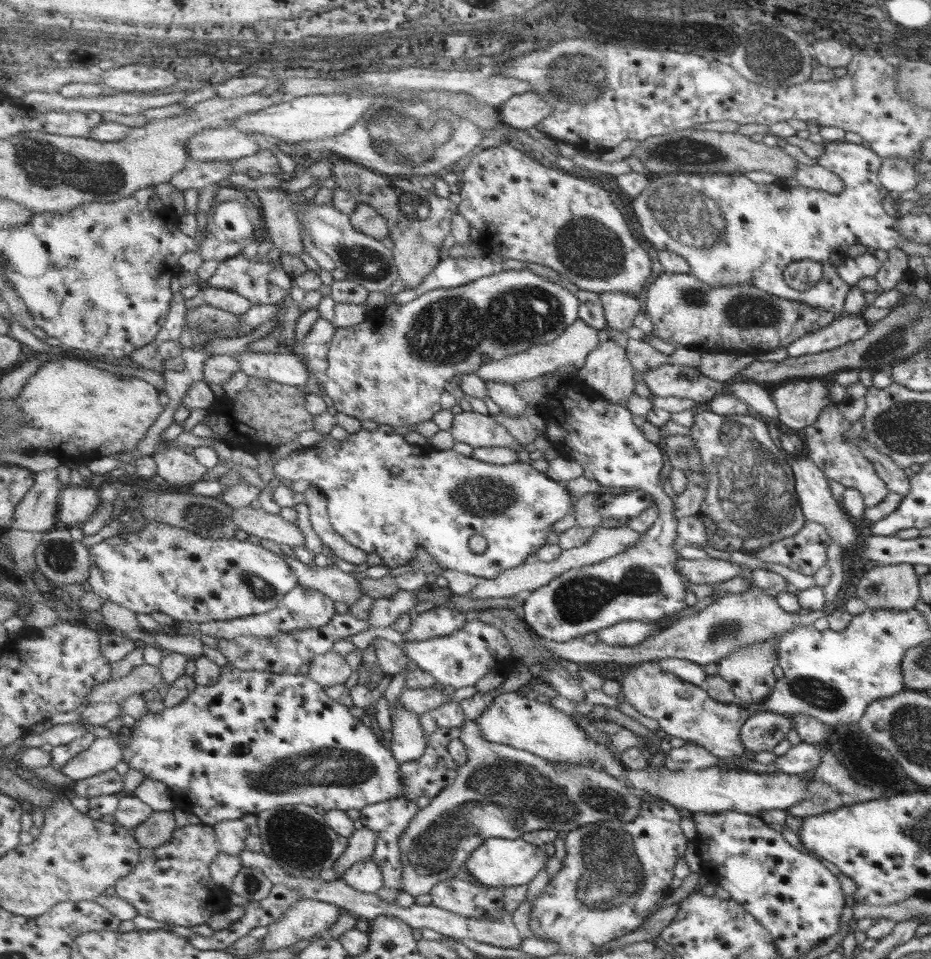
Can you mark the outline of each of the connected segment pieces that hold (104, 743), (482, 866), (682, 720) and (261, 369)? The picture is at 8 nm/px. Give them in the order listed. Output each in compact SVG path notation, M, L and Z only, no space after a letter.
M116 736L97 738L91 749L86 750L84 753L80 754L79 757L74 758L70 764L63 768L63 772L78 782L112 771L118 766L119 762L124 762L123 748L124 745L119 742Z
M488 838L480 850L472 854L468 870L480 883L488 887L513 888L530 884L540 872L548 870L552 856L537 844L526 839Z
M659 661L644 662L631 668L628 665L621 685L626 701L645 717L657 720L670 737L683 738L687 743L695 742L718 759L740 757L746 751L740 733L750 716L743 704L713 699L702 686L666 672Z
M246 351L235 356L238 356L238 360L242 360L242 371L251 378L264 378L300 388L305 388L312 378L308 362L294 352L253 353Z

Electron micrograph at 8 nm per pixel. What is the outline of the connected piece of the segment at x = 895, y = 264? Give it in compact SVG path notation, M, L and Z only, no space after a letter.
M901 249L888 252L888 260L880 264L878 273L875 276L879 291L893 290L901 279L915 280L908 268L907 256Z

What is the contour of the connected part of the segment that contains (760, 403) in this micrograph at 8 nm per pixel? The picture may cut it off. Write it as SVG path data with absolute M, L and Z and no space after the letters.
M732 382L730 384L732 395L738 400L746 402L752 410L756 410L762 416L768 416L772 420L778 420L778 409L772 399L770 387L754 382Z

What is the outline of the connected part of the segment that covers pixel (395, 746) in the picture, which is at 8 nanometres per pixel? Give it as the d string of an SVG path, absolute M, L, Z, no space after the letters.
M404 704L392 705L394 722L391 750L401 764L421 760L426 753L428 737L422 729L420 715L410 713Z

